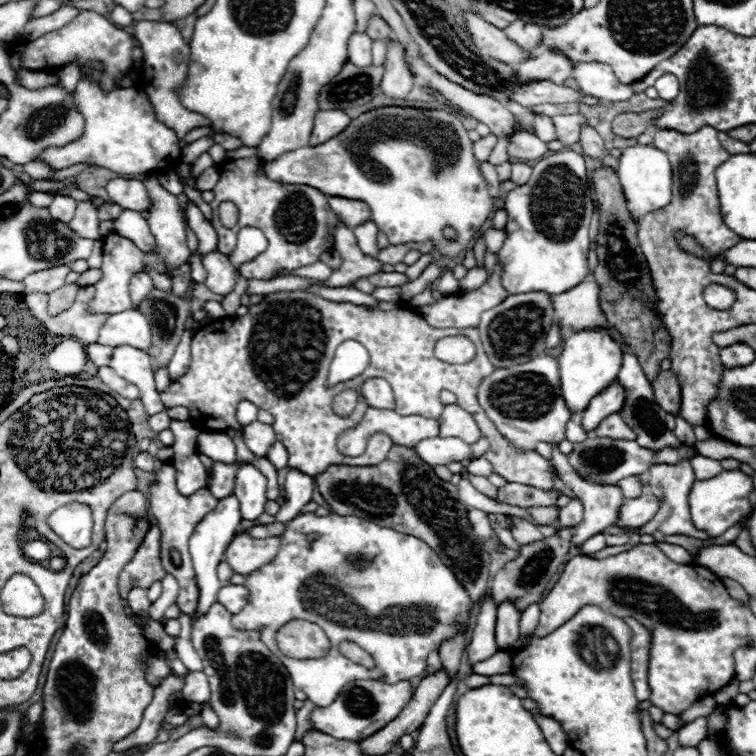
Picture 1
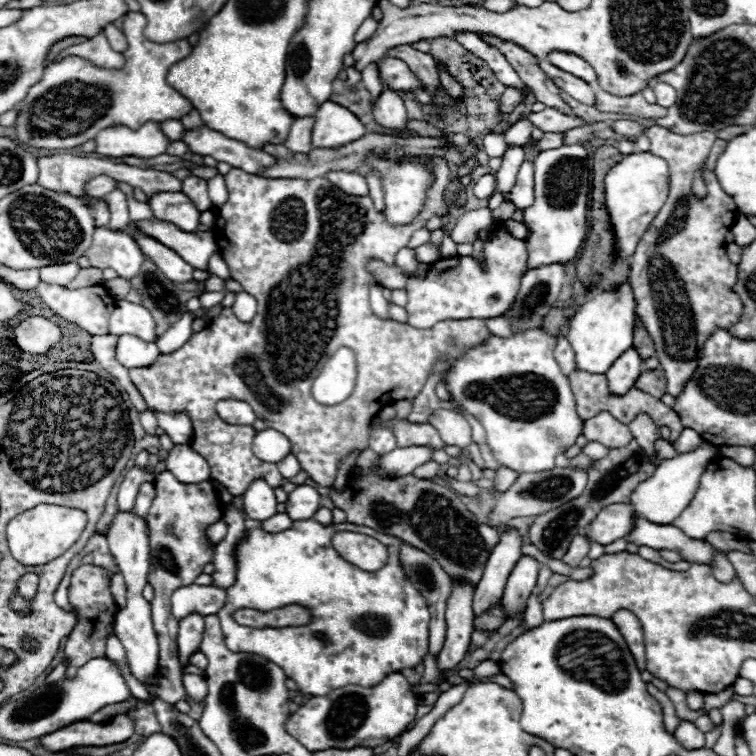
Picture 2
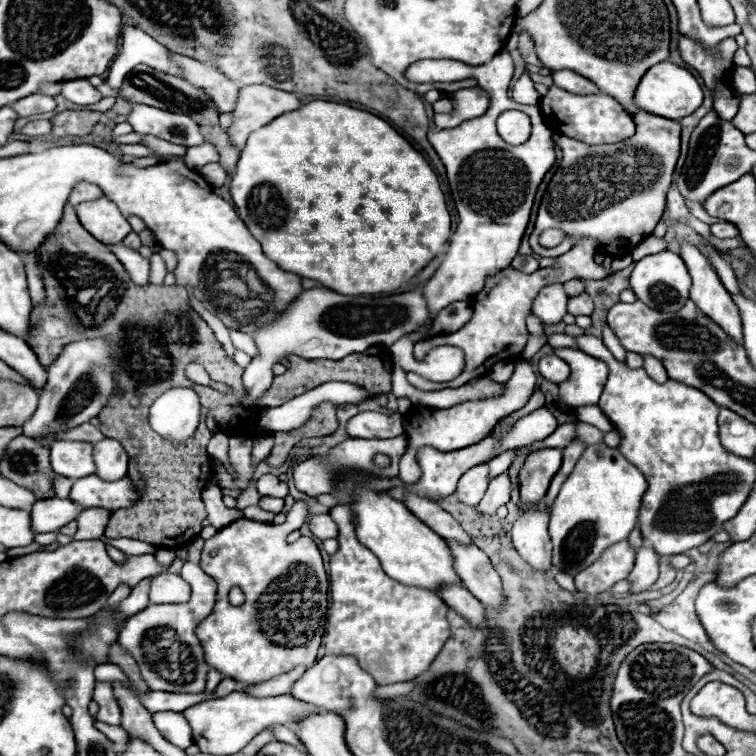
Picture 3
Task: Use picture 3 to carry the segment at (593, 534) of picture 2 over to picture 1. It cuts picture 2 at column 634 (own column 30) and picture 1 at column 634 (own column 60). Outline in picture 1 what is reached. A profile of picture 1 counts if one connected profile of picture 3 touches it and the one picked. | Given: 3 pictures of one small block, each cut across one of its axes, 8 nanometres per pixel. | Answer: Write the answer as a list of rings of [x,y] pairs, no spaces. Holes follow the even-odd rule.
[[[646,492],[640,498],[632,498],[628,502],[624,502],[624,510],[620,510],[620,522],[616,522],[618,526],[624,528],[636,528],[636,526],[644,526],[648,520],[652,520],[656,516],[660,508],[660,500]]]

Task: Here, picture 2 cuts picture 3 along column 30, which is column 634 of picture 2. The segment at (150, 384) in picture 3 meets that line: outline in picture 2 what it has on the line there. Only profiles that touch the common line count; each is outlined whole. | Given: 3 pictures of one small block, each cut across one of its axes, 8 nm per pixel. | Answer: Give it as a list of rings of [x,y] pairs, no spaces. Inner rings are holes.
[[[636,314],[636,334],[634,334],[634,342],[632,342],[632,344],[634,344],[636,352],[640,354],[642,362],[648,360],[650,356],[654,356],[654,352],[656,352],[656,350],[654,350],[654,342],[652,342],[646,326],[644,326],[642,320],[638,318],[638,314]]]

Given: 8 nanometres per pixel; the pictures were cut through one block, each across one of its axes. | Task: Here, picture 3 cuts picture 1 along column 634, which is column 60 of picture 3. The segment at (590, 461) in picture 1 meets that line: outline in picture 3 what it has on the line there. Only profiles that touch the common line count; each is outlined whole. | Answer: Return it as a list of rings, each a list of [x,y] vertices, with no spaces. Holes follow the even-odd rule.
[[[62,440],[54,442],[50,448],[52,468],[58,476],[66,476],[72,480],[84,478],[96,472],[94,458],[92,458],[92,444],[76,442],[76,440]]]

